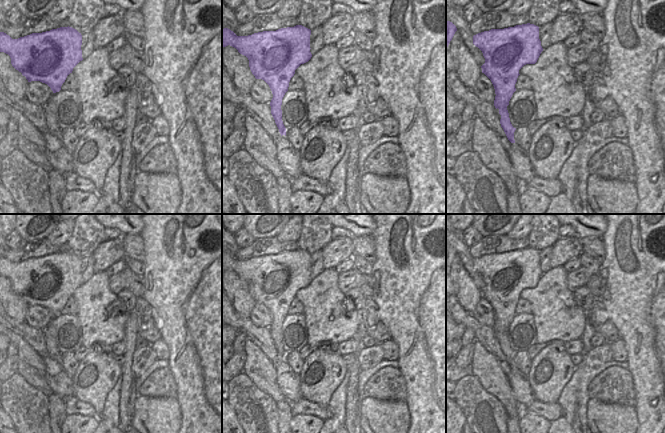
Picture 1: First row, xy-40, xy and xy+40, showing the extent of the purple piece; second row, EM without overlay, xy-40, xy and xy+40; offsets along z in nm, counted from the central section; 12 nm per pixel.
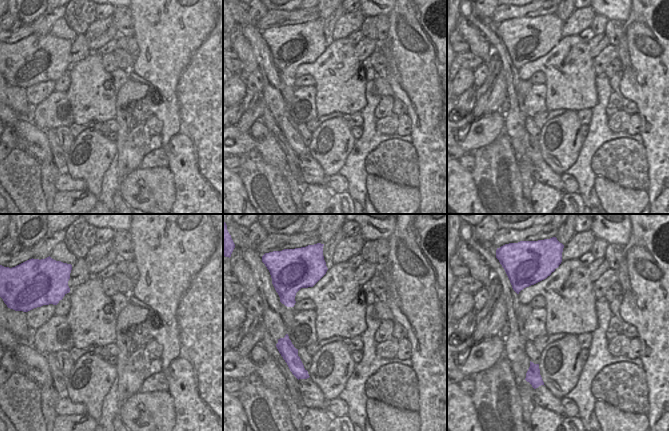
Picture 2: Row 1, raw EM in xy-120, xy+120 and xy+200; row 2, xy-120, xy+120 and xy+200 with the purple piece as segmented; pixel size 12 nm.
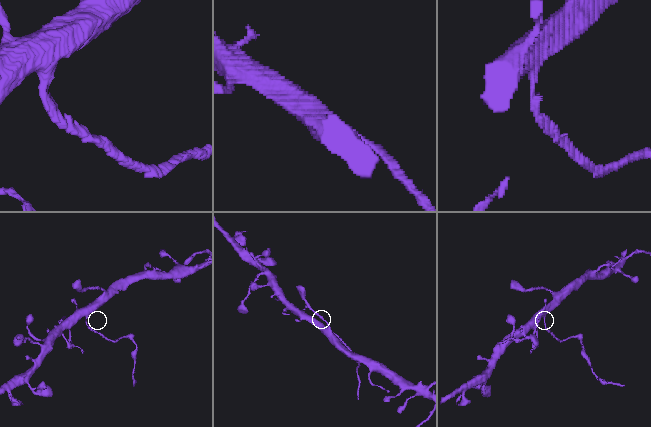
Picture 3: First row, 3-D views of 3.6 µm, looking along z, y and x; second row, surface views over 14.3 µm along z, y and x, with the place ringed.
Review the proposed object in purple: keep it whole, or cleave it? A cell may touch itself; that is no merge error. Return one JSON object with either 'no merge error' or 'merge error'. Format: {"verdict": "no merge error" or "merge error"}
{"verdict": "merge error"}

